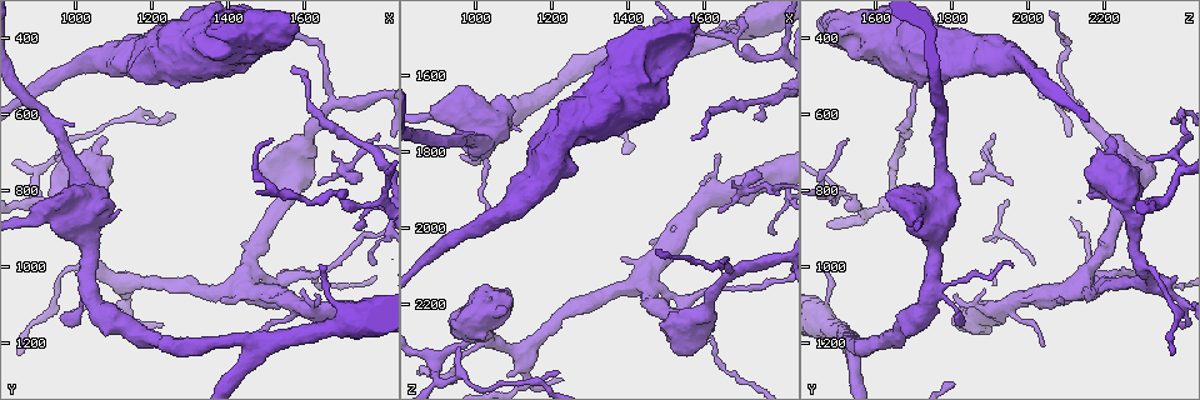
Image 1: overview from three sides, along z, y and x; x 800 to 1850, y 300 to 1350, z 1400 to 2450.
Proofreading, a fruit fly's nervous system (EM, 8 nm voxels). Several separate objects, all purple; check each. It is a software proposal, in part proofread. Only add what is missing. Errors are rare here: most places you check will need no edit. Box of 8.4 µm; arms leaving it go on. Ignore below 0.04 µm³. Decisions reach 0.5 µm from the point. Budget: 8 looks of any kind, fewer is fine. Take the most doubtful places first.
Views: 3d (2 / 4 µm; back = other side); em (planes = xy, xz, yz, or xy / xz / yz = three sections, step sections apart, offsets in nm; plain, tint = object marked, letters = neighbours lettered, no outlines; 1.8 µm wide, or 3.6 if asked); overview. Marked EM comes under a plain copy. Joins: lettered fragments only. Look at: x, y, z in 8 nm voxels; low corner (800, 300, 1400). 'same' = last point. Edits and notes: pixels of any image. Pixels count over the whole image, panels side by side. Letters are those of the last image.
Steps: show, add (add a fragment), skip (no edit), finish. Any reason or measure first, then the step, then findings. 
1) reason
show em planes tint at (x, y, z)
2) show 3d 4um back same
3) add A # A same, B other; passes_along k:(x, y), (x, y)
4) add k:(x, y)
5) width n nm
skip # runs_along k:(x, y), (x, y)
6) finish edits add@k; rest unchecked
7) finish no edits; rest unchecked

thin neck
show em planes letters at (1690, 810, 1530)

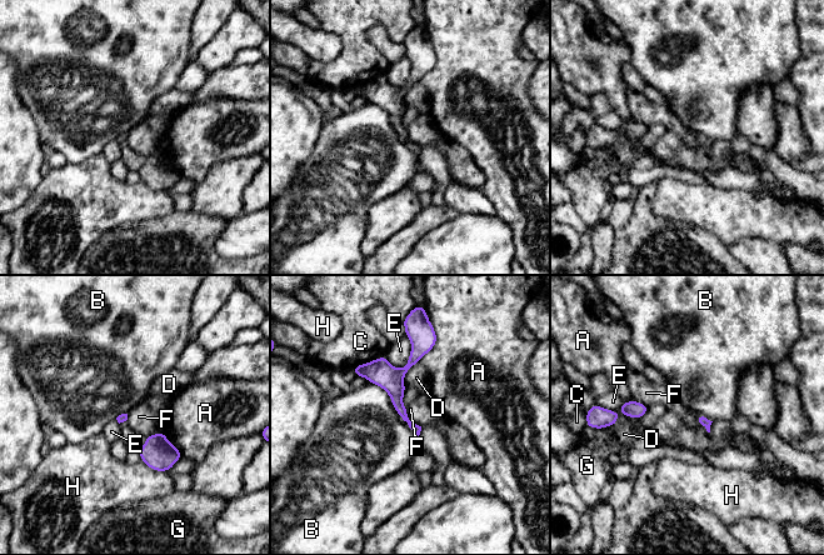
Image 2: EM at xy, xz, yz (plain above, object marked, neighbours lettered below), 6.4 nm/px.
skip # A other, B other, C other, D other, E other, F other, G other, H other; none of them fits

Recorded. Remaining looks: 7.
closes a loop
show em 3.6um planes letters at (1460, 410, 1555)

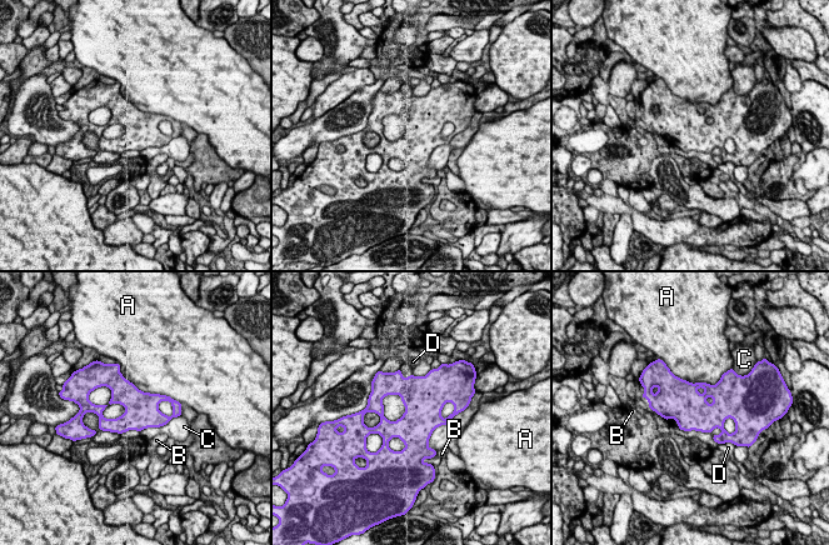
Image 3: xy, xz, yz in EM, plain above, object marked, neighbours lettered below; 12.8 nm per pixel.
longest_contact A 800 nm
skip # A other, B other, C other, D other; border 3:(449, 423), (433, 431), (429, 448); no lettered fragment goes on from it

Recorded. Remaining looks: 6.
tapers out
show 3d 2um at (1520, 665, 1530)

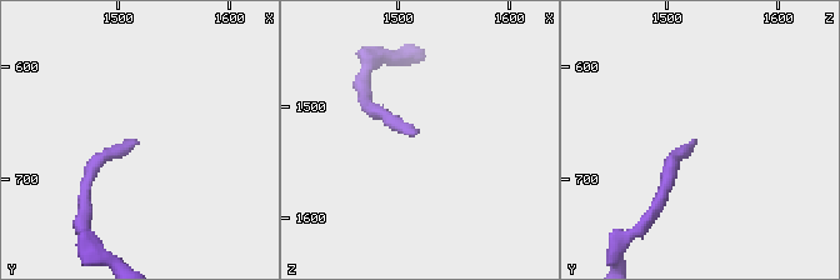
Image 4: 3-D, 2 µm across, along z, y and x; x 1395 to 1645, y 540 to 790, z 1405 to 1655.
shape alone is not enough
show em xz step 16 letters at (1516, 668, 1522)

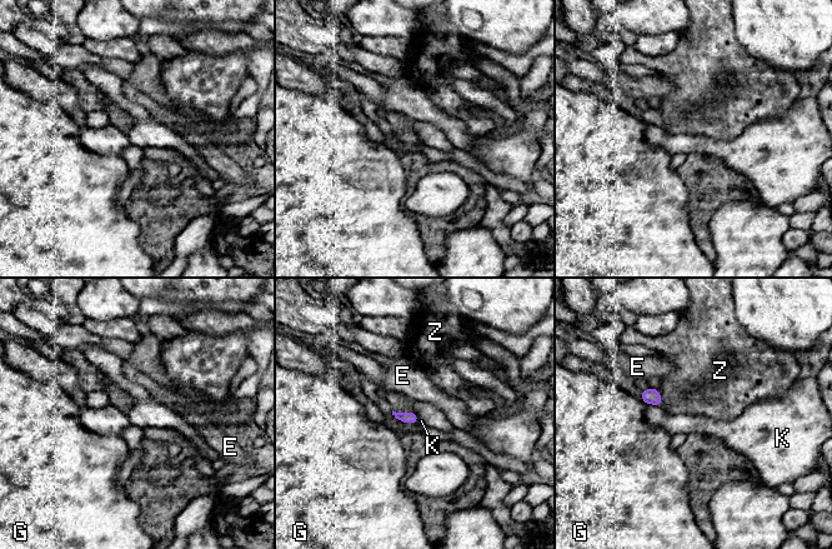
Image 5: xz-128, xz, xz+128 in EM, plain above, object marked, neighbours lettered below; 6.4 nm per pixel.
show em planes letters same

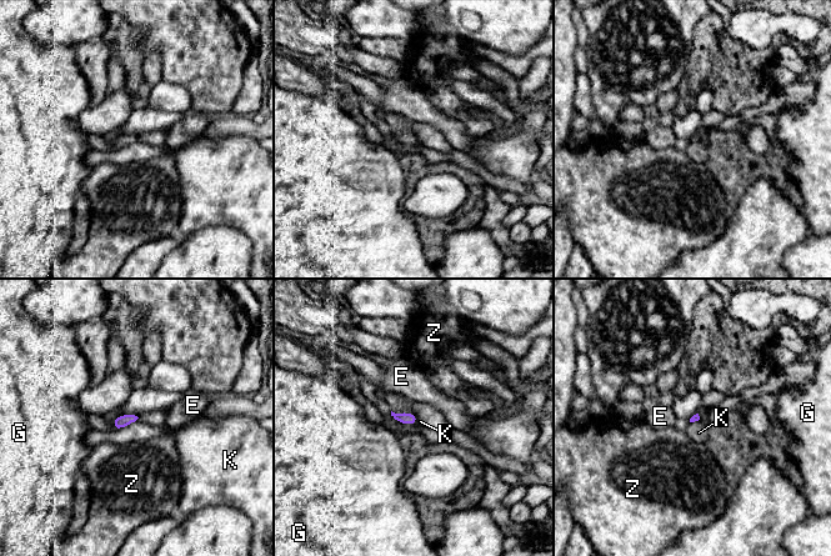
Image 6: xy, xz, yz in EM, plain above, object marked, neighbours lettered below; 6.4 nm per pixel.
skip # E other, G other, K other, Z other; border 6:(139, 417), (114, 430); no lettered fragment goes on from it

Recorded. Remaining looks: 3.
finish no edits; rest unchecked

